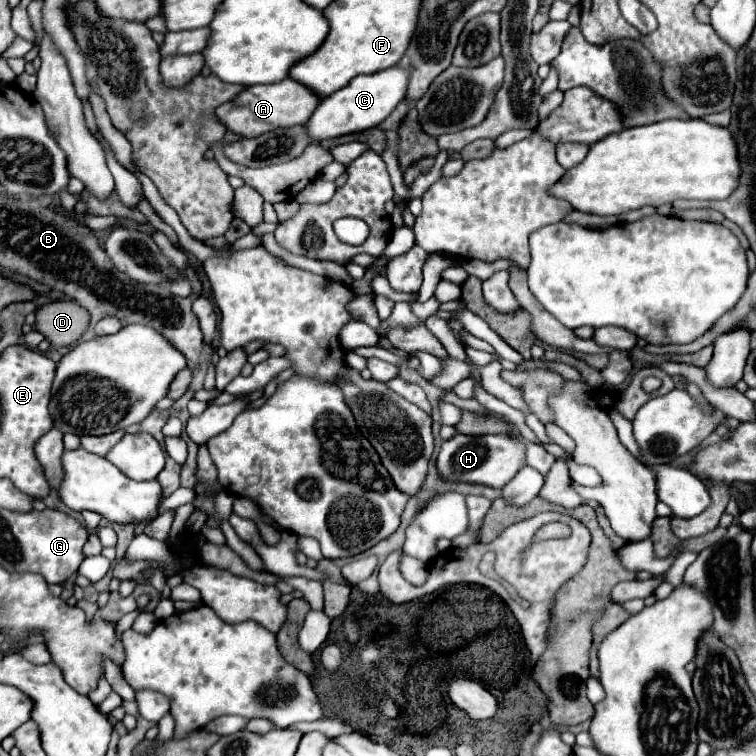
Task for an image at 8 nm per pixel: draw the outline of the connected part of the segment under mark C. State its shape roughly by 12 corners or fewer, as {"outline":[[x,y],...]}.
{"outline":[[399,66],[353,78],[317,106],[309,136],[379,126],[405,98]]}

